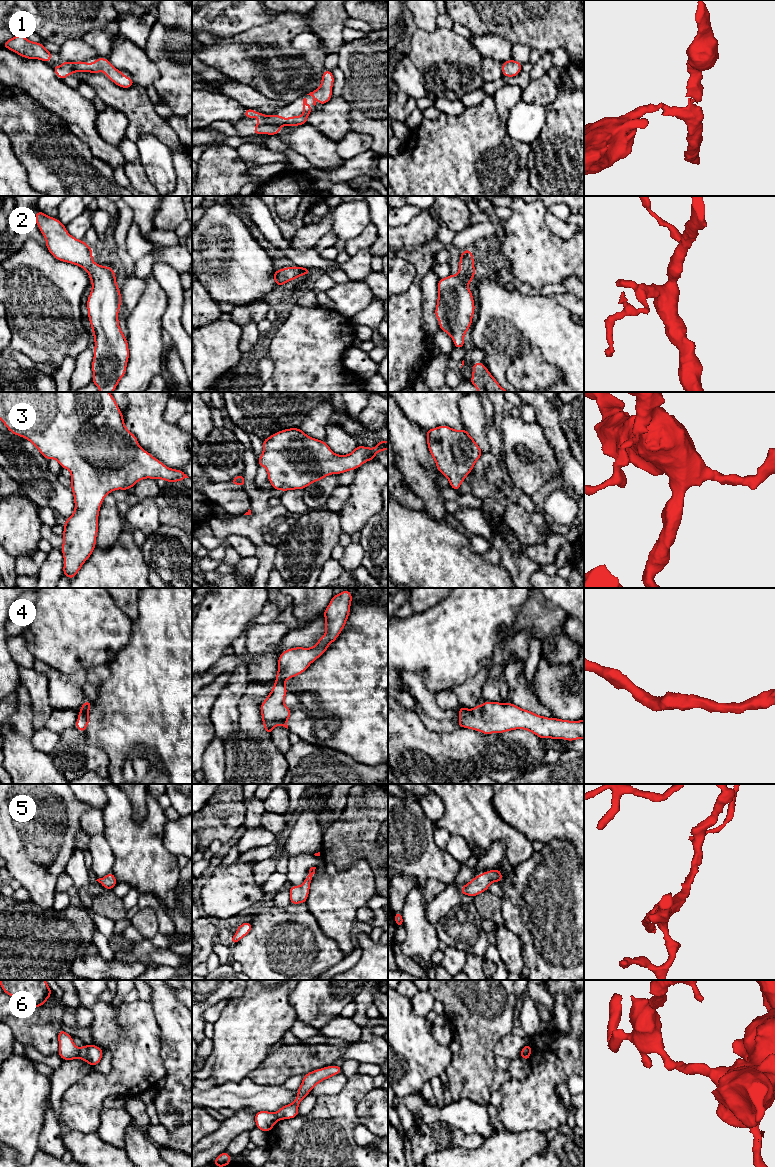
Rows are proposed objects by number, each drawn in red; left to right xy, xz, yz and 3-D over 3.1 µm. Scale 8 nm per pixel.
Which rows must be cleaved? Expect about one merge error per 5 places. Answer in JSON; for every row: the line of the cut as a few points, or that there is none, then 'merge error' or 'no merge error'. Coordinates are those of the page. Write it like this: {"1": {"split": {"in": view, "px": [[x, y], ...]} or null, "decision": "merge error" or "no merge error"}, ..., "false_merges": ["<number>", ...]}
{"1": {"split": null, "decision": "no merge error"}, "2": {"split": null, "decision": "no merge error"}, "3": {"split": null, "decision": "no merge error"}, "4": {"split": null, "decision": "no merge error"}, "5": {"split": null, "decision": "no merge error"}, "6": {"split": {"in": "xy", "px": [[80, 1049], [79, 1057]]}, "decision": "merge error"}, "false_merges": ["6"]}

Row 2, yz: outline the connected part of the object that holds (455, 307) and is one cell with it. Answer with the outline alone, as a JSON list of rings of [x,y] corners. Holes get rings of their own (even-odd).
[[[471,249],[461,252],[459,261],[459,273],[449,275],[446,278],[438,280],[438,299],[435,309],[435,316],[439,320],[439,329],[450,335],[454,341],[455,348],[464,348],[464,335],[472,324],[472,318],[475,311],[474,299],[468,284],[472,282],[475,276],[474,257]]]

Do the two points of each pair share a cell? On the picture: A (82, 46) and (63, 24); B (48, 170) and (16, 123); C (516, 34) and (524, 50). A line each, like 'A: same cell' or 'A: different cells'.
A: different cells
B: same cell
C: different cells

